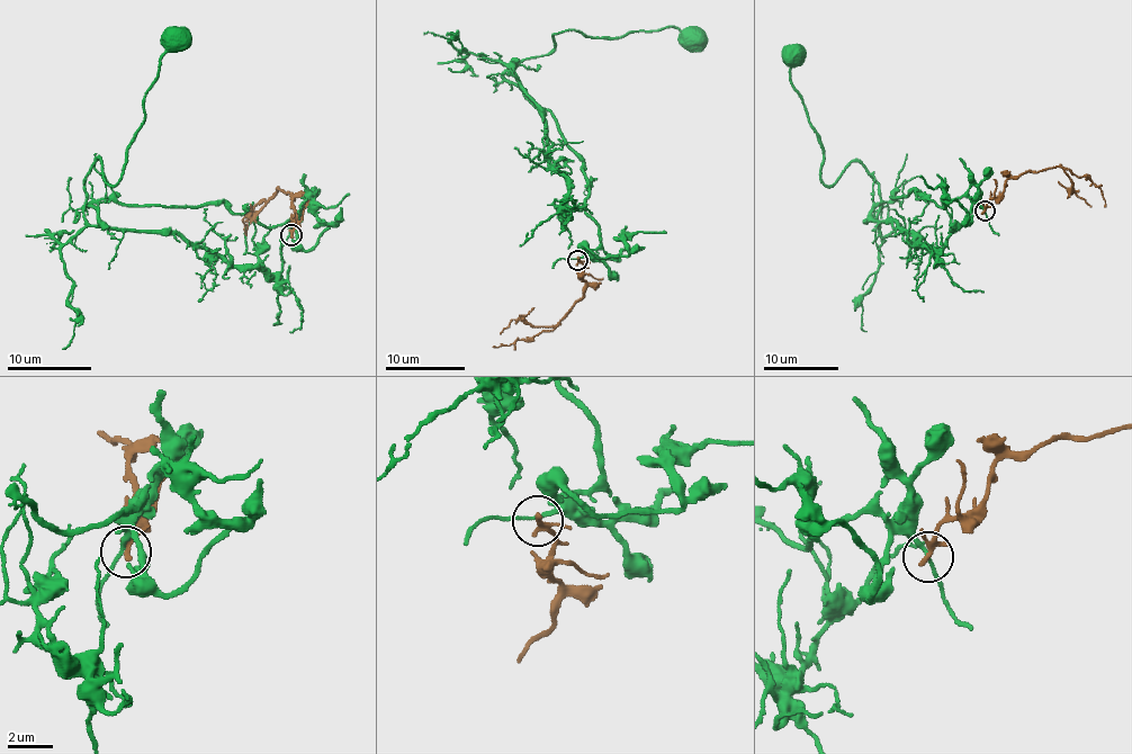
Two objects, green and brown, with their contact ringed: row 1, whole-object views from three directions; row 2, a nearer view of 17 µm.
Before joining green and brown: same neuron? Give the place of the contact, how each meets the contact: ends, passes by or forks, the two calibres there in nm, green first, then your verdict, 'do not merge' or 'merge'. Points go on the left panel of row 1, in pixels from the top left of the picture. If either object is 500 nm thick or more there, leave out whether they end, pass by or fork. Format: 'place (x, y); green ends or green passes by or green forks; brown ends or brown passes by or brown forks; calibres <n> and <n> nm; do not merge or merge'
place (292, 234); green passes by; brown passes by; calibres 160 and 200 nm; do not merge

